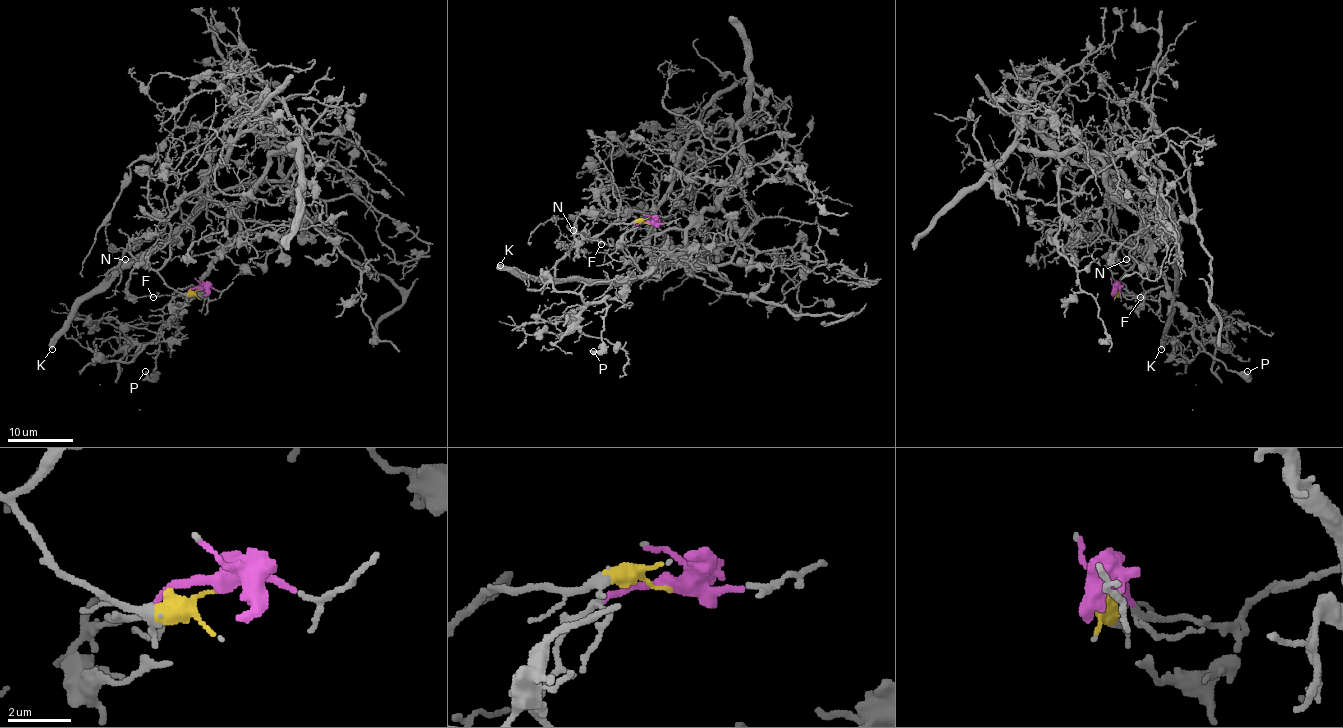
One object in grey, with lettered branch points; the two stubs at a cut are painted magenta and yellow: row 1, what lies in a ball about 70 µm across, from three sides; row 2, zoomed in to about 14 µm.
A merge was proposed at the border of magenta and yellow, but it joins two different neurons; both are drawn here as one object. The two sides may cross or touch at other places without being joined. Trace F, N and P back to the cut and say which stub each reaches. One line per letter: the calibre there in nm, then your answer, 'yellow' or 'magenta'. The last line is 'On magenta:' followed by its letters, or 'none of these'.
F: 150 nm | magenta
N: 110 nm | yellow
P: 280 nm | magenta
On magenta: F, P

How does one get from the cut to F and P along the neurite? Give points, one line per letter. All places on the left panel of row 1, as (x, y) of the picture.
F: (201, 289), (174, 297), (238, 229), (238, 208), (219, 205), (205, 180), (128, 280), (153, 297)
P: (201, 289), (174, 293), (191, 285), (196, 289), (158, 339), (155, 372), (148, 377), (145, 371)

